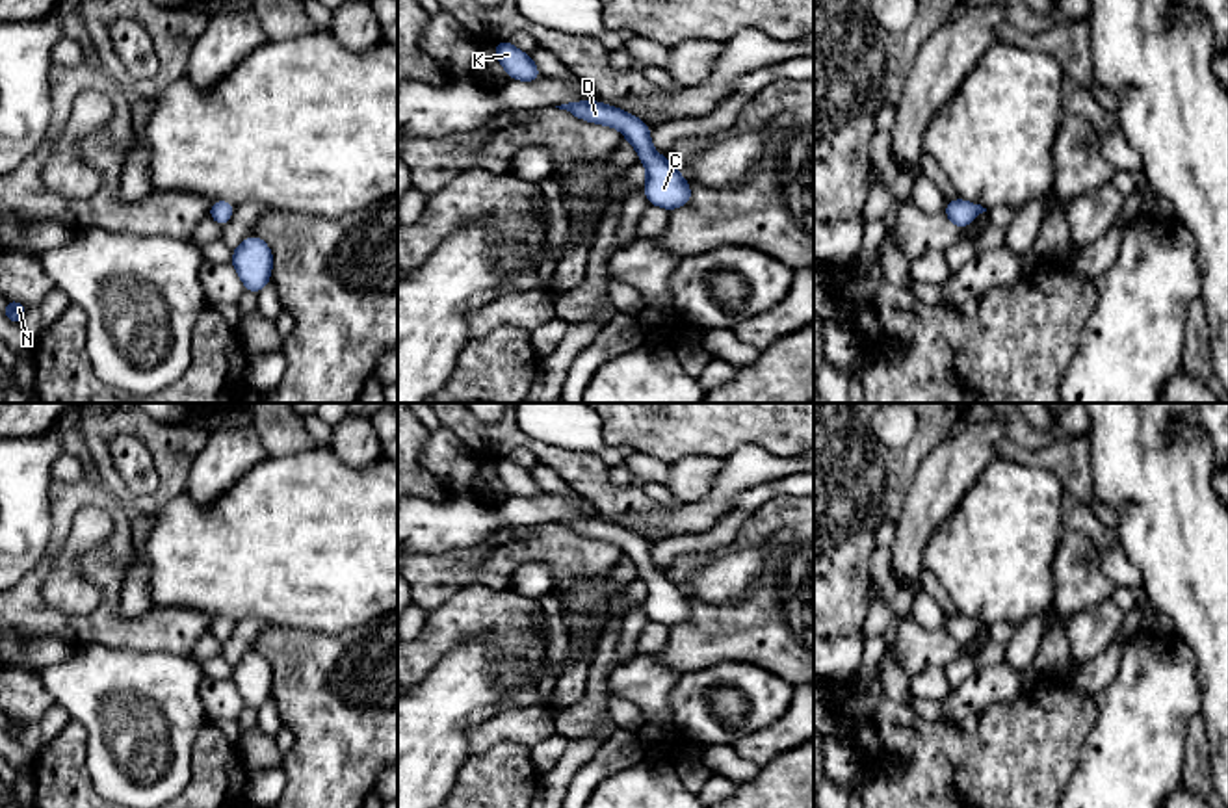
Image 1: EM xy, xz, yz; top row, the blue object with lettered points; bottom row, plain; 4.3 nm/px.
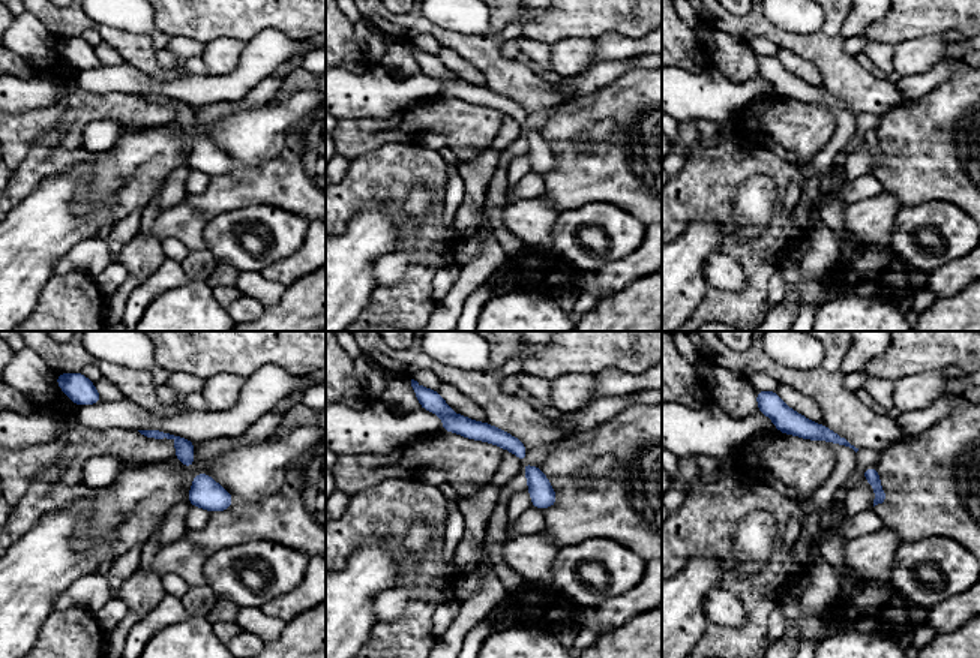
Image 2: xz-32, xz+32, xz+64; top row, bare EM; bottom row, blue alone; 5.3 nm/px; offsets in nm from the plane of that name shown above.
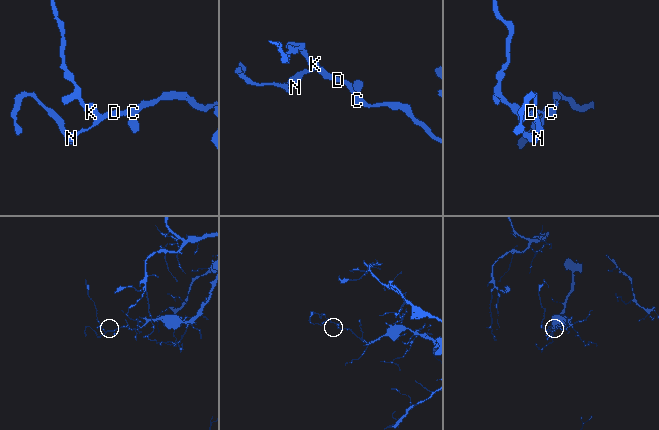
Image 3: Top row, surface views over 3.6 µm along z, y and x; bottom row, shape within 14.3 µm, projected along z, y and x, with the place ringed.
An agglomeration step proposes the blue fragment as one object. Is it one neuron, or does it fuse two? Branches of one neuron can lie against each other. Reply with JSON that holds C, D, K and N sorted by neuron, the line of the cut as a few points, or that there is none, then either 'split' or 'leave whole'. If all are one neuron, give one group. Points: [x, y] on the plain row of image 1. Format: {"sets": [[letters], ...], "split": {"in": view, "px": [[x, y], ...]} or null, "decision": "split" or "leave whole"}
{"sets": [["C", "D", "K", "N"]], "split": null, "decision": "leave whole"}

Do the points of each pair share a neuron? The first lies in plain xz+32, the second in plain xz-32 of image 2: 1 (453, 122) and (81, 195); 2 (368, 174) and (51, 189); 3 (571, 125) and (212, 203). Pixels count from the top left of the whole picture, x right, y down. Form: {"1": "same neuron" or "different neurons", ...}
{"1": "different neurons", "2": "different neurons", "3": "same neuron"}

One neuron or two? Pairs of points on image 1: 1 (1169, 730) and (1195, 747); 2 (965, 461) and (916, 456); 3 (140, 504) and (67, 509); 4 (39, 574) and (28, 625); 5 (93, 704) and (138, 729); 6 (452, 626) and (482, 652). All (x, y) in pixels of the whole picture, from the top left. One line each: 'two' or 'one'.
1: two
2: two
3: two
4: one
5: one
6: two

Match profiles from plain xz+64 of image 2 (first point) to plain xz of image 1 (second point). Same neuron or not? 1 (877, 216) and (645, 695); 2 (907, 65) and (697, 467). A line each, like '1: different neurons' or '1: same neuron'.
1: same neuron
2: same neuron

